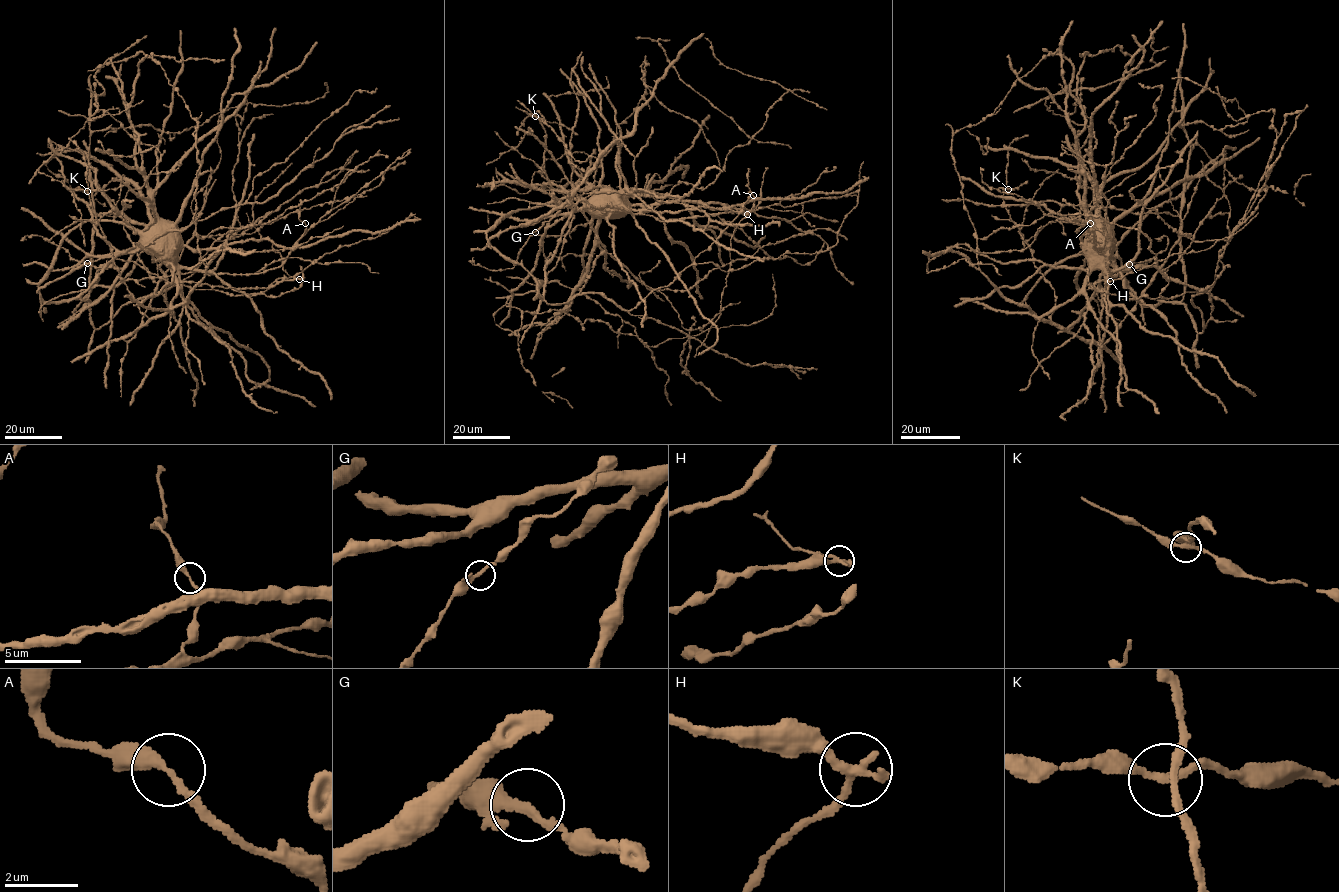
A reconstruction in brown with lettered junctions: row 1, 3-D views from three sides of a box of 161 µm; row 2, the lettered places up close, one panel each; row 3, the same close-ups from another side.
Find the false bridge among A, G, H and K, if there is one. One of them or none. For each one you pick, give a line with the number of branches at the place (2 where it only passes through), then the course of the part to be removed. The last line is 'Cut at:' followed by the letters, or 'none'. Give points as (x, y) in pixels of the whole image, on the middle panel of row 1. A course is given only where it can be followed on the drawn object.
H: 2 branches meet; foreign part runs (747, 214), (730, 239), (731, 265), (721, 297), (721, 314), (697, 349), (695, 357)
Cut at: H

